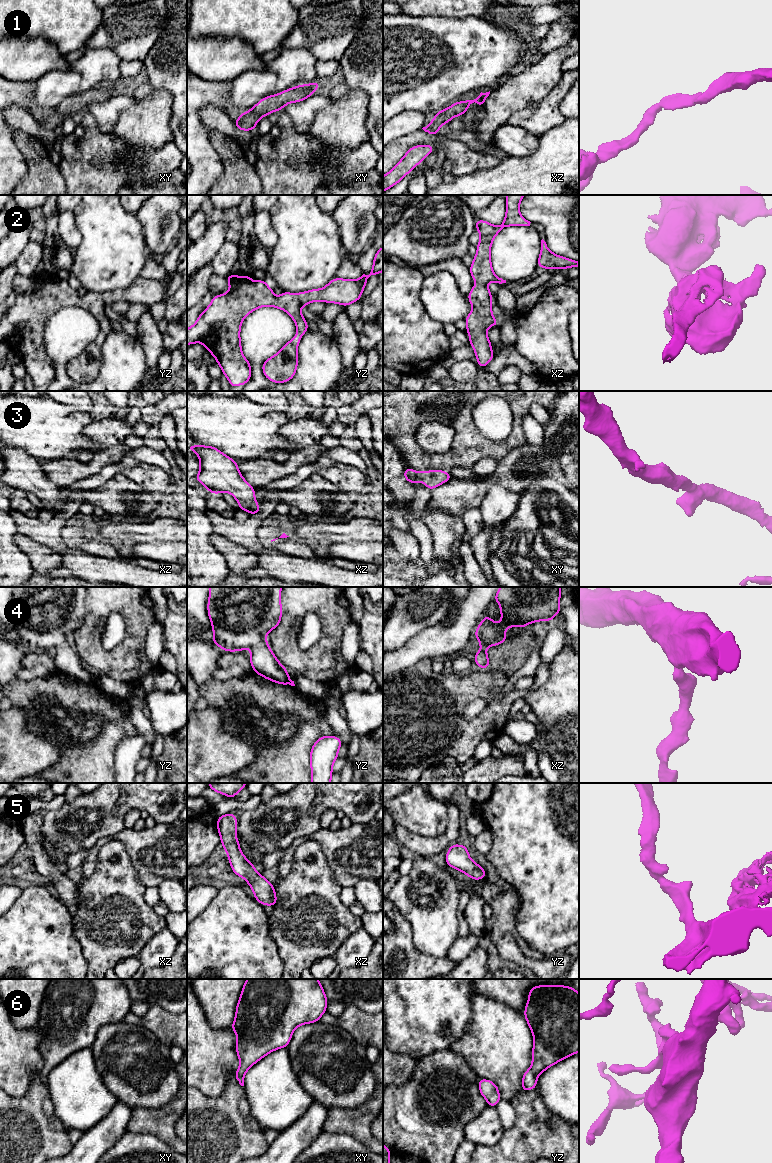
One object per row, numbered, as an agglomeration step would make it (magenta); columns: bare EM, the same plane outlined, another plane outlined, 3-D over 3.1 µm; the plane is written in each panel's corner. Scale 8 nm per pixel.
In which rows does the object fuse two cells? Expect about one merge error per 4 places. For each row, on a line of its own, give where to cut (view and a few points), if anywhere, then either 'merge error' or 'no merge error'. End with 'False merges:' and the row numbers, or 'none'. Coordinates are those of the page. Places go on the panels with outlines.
1: no cut; no merge error
2: no cut; no merge error
3: no cut; no merge error
4: no cut; no merge error
5: no cut; no merge error
6: no cut; no merge error
False merges: none

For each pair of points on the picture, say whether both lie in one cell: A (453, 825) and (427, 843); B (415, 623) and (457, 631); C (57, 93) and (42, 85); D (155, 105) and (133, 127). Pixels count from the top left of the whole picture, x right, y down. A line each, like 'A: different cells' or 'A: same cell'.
A: same cell
B: different cells
C: same cell
D: same cell

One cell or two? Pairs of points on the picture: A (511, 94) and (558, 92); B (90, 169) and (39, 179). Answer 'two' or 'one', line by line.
A: two
B: two

